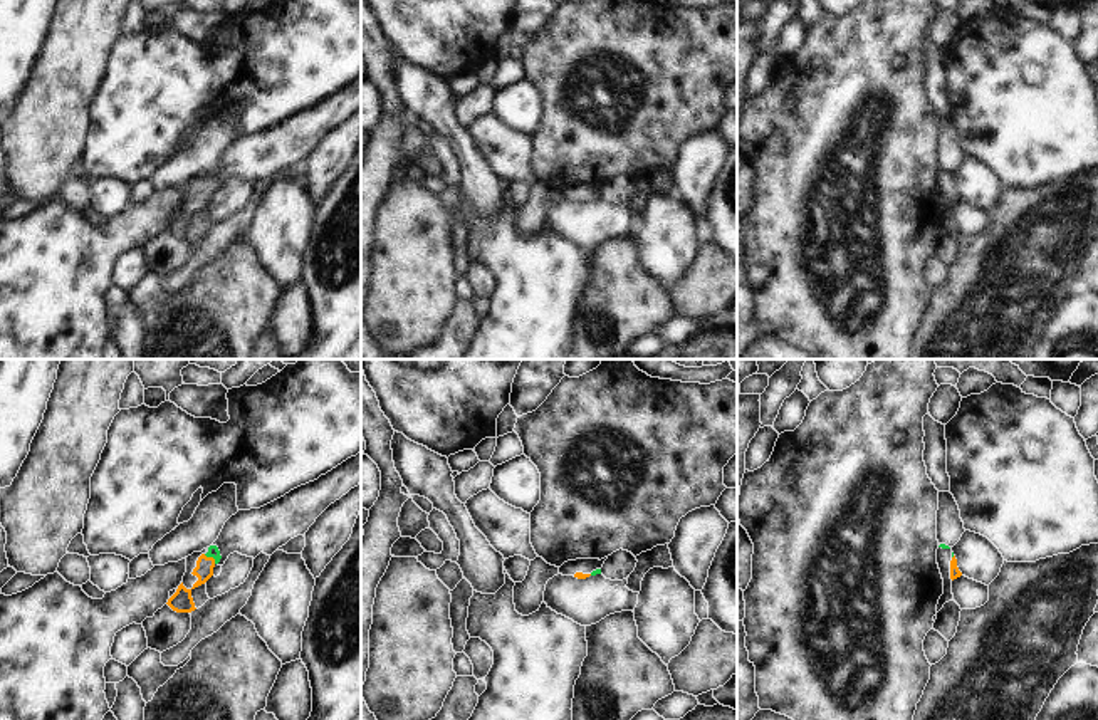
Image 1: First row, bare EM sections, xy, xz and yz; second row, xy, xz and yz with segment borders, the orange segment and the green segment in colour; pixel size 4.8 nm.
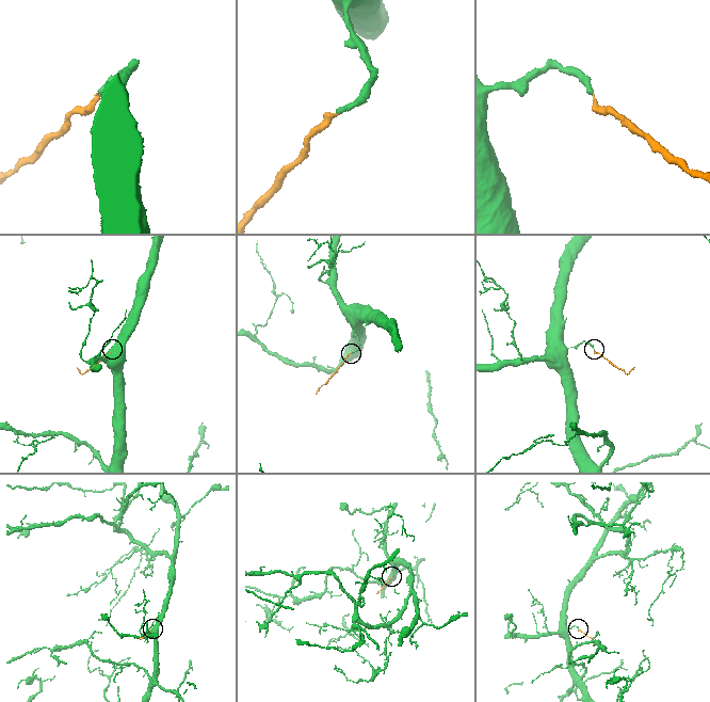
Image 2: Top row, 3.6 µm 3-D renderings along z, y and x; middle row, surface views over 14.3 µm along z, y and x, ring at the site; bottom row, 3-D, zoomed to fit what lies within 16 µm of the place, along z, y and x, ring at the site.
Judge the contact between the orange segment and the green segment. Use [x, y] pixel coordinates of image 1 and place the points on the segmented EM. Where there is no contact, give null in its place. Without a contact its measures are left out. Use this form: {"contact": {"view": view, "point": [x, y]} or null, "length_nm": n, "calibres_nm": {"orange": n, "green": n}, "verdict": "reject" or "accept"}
{"contact": {"view": "xy", "point": [210, 558]}, "length_nm": 80, "calibres_nm": {"orange": 110, "green": 50}, "verdict": "accept"}

